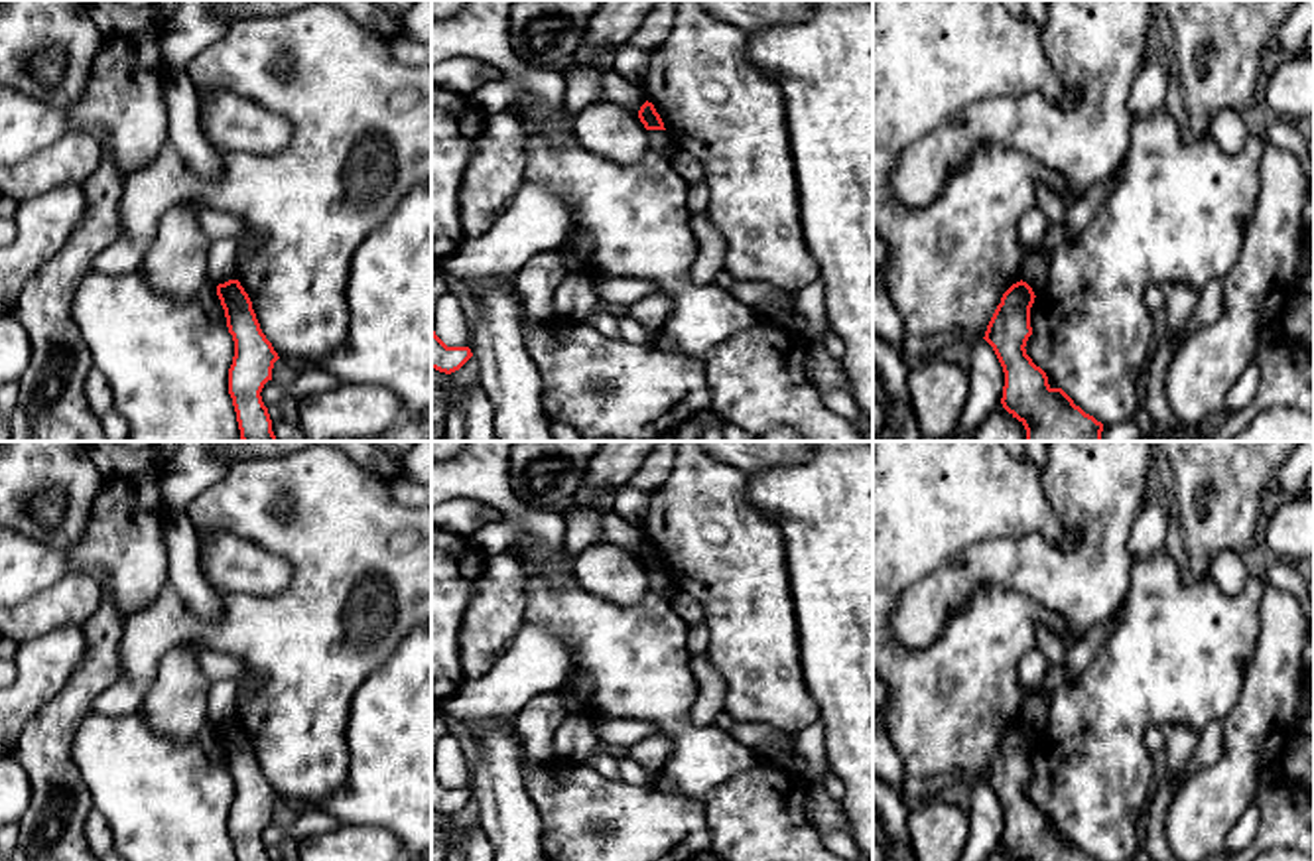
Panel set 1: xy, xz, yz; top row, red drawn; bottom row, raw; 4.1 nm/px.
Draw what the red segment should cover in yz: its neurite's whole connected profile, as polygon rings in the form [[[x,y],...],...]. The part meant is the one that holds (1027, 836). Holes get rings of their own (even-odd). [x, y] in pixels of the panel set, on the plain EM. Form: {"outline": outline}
{"outline": [[[1026,723],[1013,725],[1003,735],[983,778],[1005,814],[1001,845],[1017,861],[1095,861],[1062,829],[1052,829],[1046,814],[1026,796],[1034,739]]]}

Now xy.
{"outline": [[[238,721],[219,725],[217,737],[234,782],[229,835],[236,861],[270,861],[260,833],[272,822],[272,810],[280,798],[262,774],[252,743]]]}

